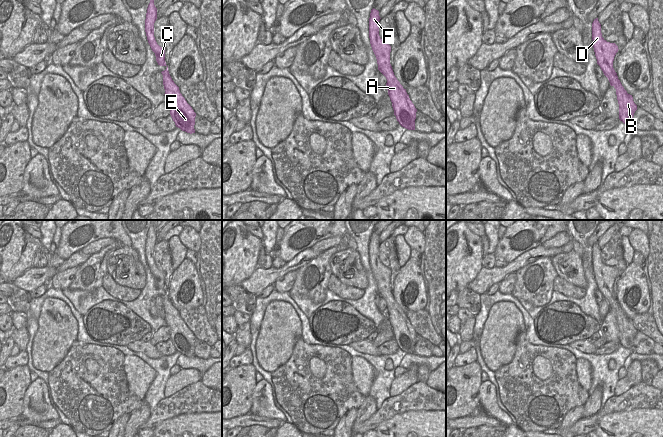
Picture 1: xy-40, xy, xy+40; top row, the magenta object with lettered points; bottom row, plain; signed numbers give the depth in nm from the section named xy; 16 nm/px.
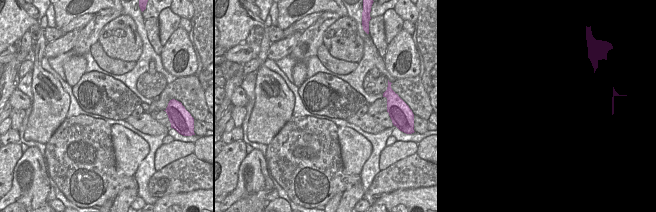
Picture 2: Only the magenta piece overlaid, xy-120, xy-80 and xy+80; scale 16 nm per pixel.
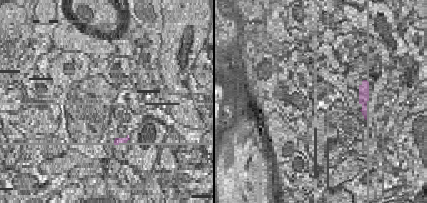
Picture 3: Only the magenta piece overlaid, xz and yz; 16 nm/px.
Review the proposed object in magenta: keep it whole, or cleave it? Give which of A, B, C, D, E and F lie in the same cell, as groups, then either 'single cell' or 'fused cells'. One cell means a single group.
groups A B C D E F; single cell

